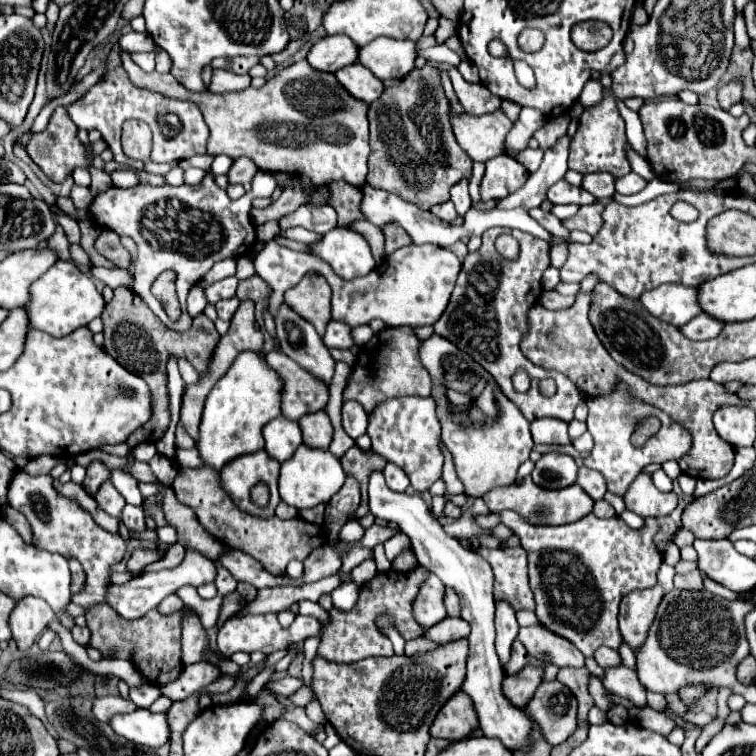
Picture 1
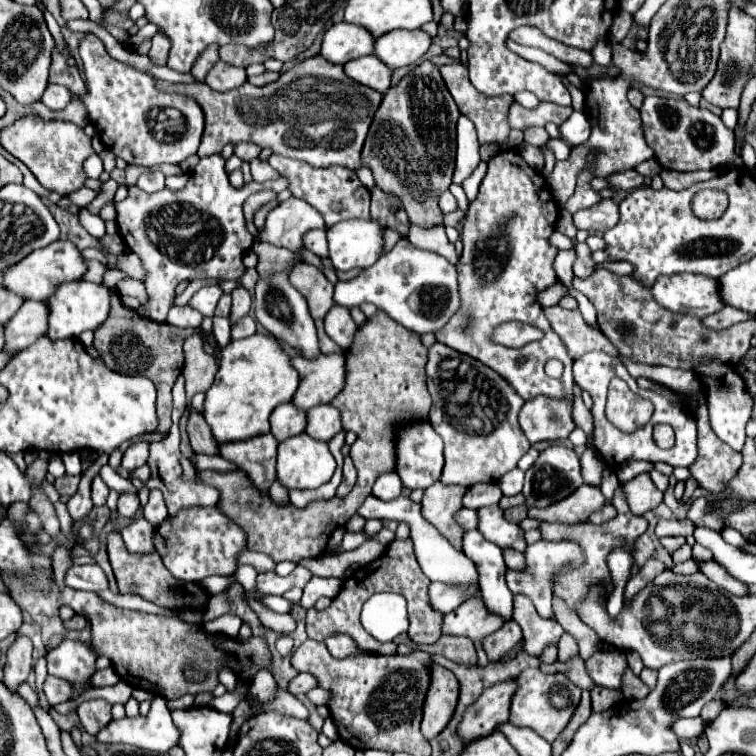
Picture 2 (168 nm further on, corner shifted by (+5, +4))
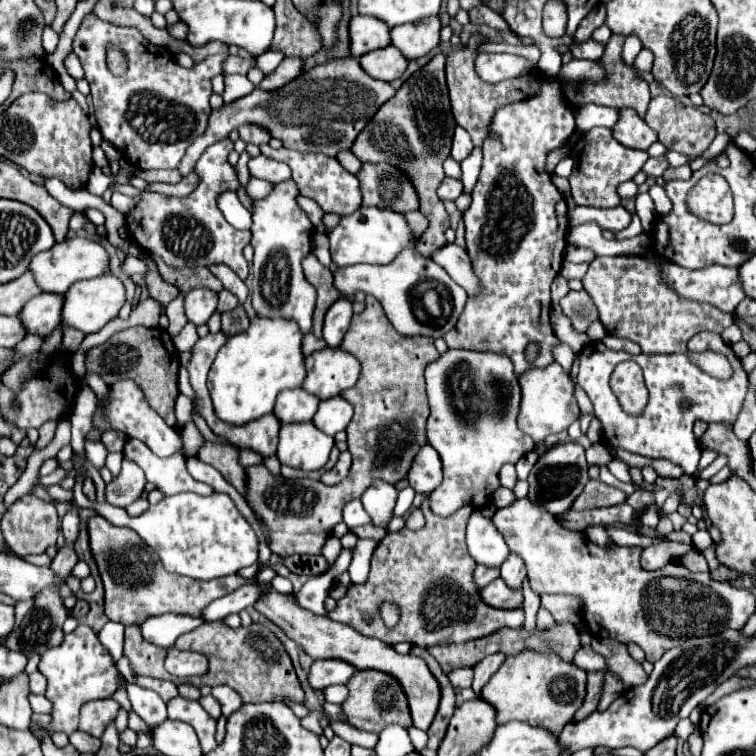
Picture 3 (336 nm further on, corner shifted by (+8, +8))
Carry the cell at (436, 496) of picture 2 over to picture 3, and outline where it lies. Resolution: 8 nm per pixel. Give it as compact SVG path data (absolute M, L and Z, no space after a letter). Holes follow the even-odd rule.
M424 493L420 509L426 517L426 525L420 531L402 529L398 533L386 533L372 555L366 583L350 585L328 617L388 645L396 645L400 641L420 647L466 643L470 639L492 635L504 627L520 629L524 625L524 611L502 611L488 607L480 599L480 591L472 581L476 563L466 551L464 535L468 515L472 515L474 507L460 507L456 515L448 515L448 519L444 519L440 515L432 515L430 493ZM382 601L394 601L400 605L402 617L394 629L386 629L378 619L378 605Z

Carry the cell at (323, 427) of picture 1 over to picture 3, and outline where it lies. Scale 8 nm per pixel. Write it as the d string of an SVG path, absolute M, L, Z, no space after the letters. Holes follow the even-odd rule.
M332 397L320 401L312 423L326 435L334 437L338 431L346 429L350 419L352 419L352 405L342 397Z

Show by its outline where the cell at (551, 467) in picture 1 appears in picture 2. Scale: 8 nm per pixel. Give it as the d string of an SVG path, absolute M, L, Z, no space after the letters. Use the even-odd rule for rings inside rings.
M551 445L545 451L541 451L539 459L535 461L535 465L525 473L525 487L523 487L523 495L525 495L525 503L517 509L509 509L505 515L507 519L511 519L513 523L519 523L527 517L527 509L529 507L549 507L557 501L563 501L565 497L569 497L575 489L579 489L583 485L583 477L581 477L581 465L579 465L579 457L575 455L575 451L571 447L563 447L563 445Z

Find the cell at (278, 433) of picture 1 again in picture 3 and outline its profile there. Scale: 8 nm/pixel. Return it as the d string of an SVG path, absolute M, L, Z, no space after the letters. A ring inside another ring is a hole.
M288 389L282 391L276 399L274 415L280 419L282 425L288 423L306 423L312 421L316 409L318 409L318 399L304 389Z

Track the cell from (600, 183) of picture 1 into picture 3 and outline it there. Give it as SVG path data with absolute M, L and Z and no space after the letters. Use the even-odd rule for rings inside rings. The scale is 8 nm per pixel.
M662 155L662 157L650 157L646 163L644 163L644 167L642 167L642 171L648 175L648 177L660 177L662 173L664 173L664 169L668 167L668 161L666 161L666 157Z

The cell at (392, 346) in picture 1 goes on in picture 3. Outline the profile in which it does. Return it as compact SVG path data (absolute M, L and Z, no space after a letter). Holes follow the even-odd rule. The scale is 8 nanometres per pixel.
M368 295L366 309L352 317L350 329L346 331L340 347L352 353L362 365L358 383L340 393L340 397L354 407L354 417L346 427L352 467L344 483L328 487L314 479L284 479L282 475L272 475L264 465L246 467L244 497L266 525L272 553L280 557L294 553L320 555L334 525L342 521L344 505L358 499L370 487L374 477L388 483L404 479L414 455L426 443L426 419L430 411L424 369L440 355L434 349L432 339L400 335L392 323L388 323L378 299Z

